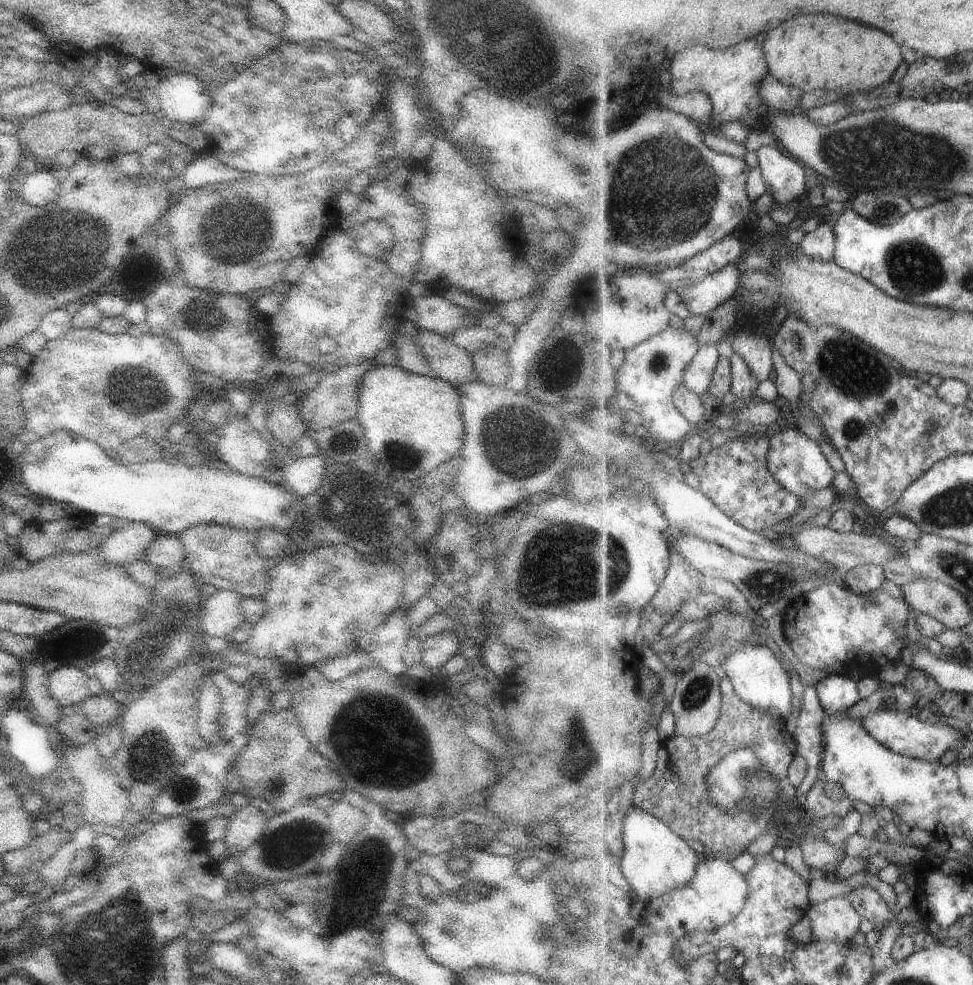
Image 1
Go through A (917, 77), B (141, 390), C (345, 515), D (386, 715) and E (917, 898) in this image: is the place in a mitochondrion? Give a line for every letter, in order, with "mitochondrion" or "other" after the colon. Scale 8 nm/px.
A: other
B: mitochondrion
C: mitochondrion
D: mitochondrion
E: other

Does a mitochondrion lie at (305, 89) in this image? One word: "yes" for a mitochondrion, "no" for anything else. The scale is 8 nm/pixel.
yes

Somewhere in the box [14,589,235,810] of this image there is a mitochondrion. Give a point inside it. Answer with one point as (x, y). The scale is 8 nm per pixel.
(76, 640)

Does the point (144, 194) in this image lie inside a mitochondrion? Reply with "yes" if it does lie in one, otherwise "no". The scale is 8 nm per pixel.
no

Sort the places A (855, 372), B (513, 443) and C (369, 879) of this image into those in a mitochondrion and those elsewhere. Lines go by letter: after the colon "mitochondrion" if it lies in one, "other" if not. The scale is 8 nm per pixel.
A: mitochondrion
B: mitochondrion
C: mitochondrion

